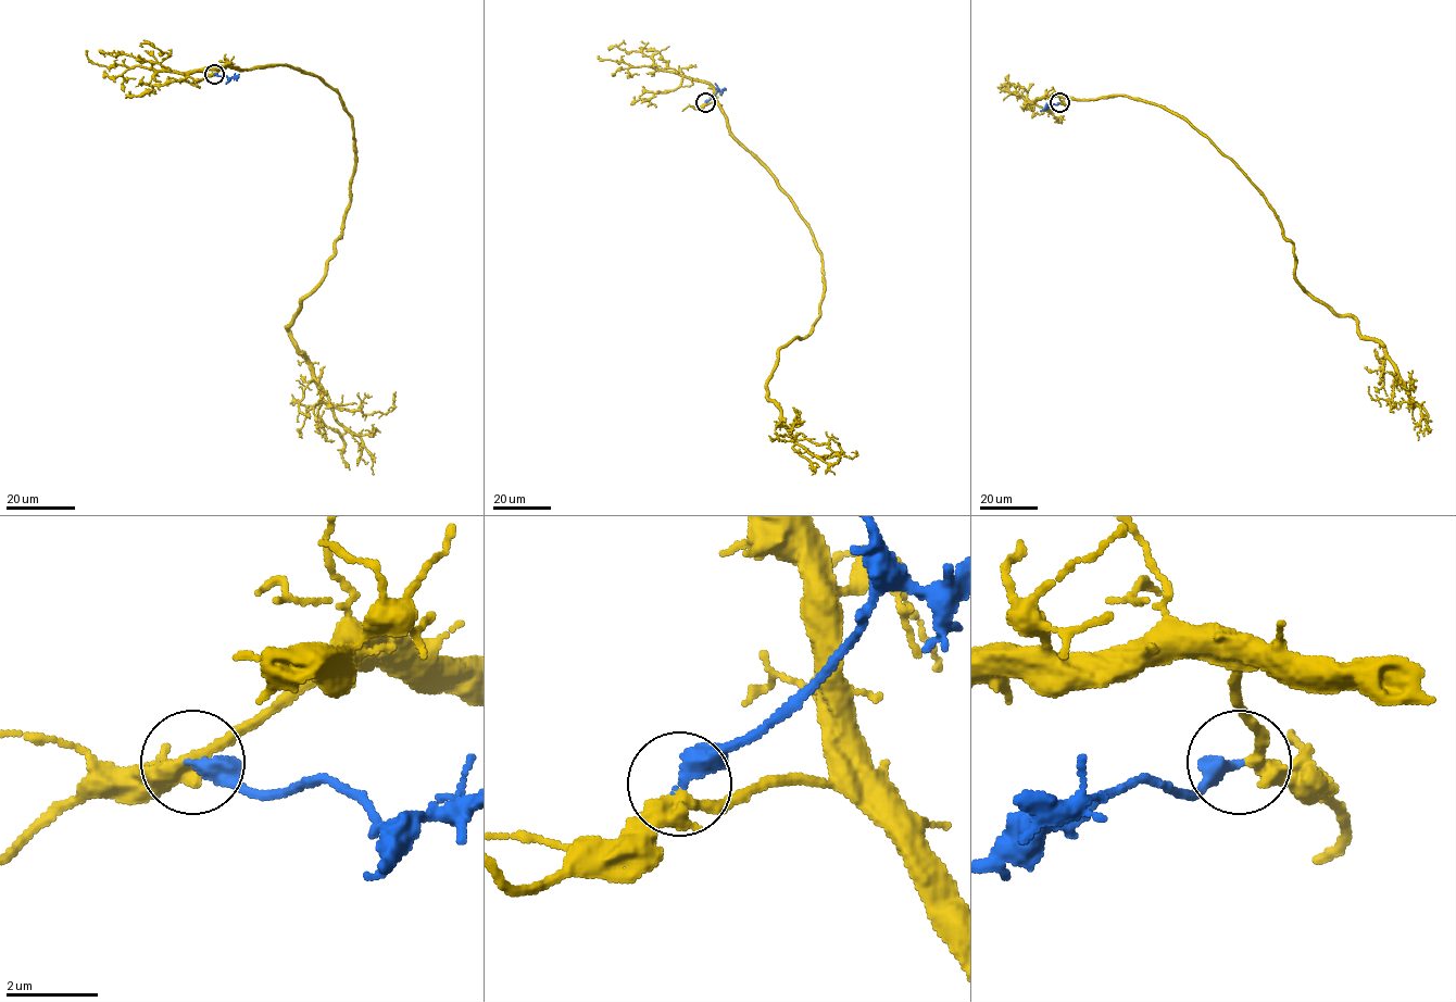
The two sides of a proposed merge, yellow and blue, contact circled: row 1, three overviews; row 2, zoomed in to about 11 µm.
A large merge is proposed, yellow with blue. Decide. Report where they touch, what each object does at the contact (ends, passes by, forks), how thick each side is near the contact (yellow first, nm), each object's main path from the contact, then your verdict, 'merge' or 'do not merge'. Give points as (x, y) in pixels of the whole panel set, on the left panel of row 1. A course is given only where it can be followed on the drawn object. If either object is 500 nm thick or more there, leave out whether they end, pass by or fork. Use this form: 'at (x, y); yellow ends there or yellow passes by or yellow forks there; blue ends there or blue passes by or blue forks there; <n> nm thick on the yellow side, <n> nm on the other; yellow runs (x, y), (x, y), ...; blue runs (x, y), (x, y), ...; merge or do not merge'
at (214, 74); yellow passes by; blue ends there; 360 nm thick on the yellow side, 380 nm on the other; yellow runs (214, 73), (297, 67), (335, 90), (351, 117), (355, 173), (342, 235), (287, 330), (374, 474); blue runs (214, 73), (229, 78), (236, 77), (236, 80); merge

